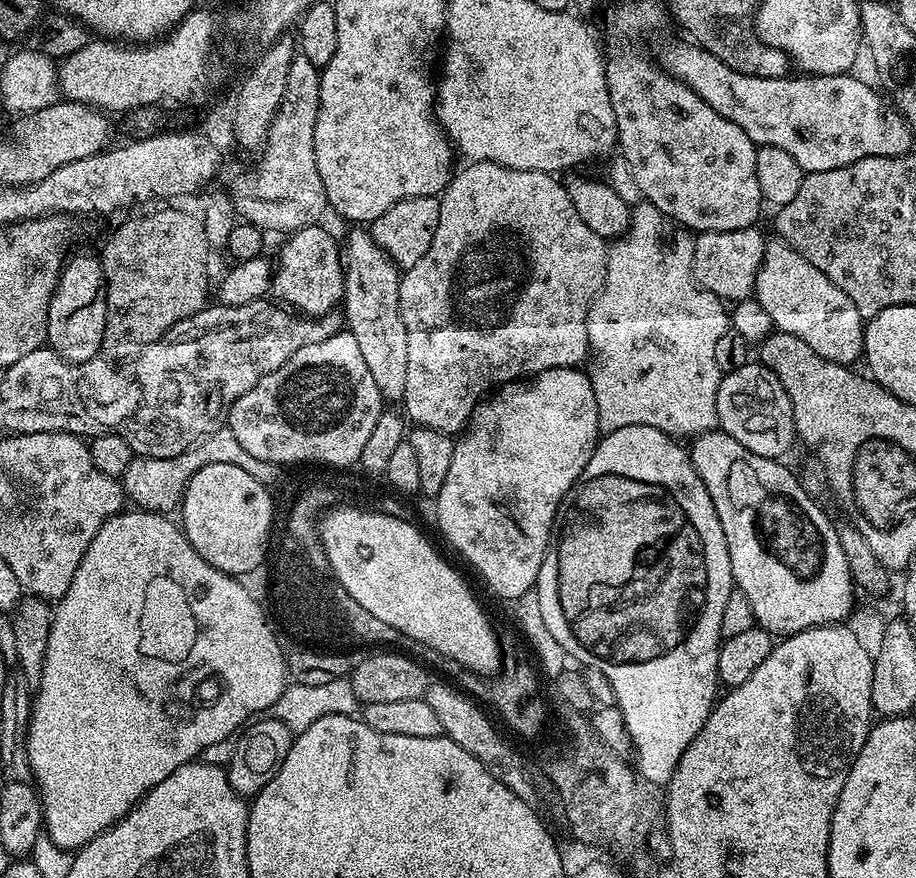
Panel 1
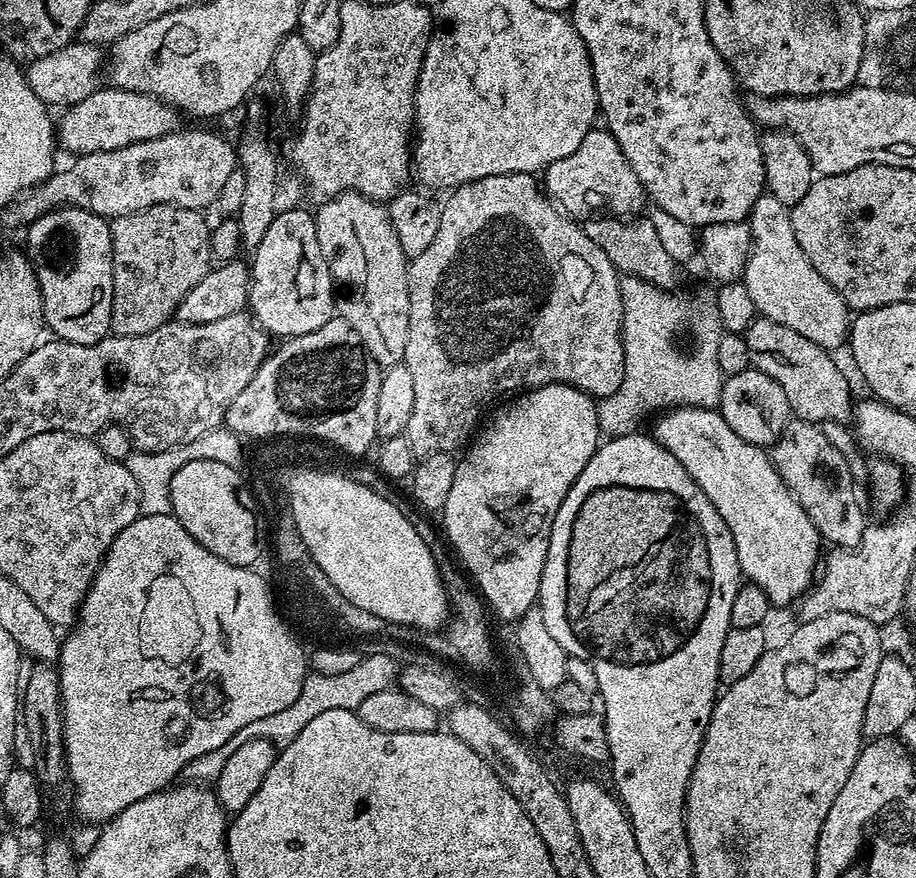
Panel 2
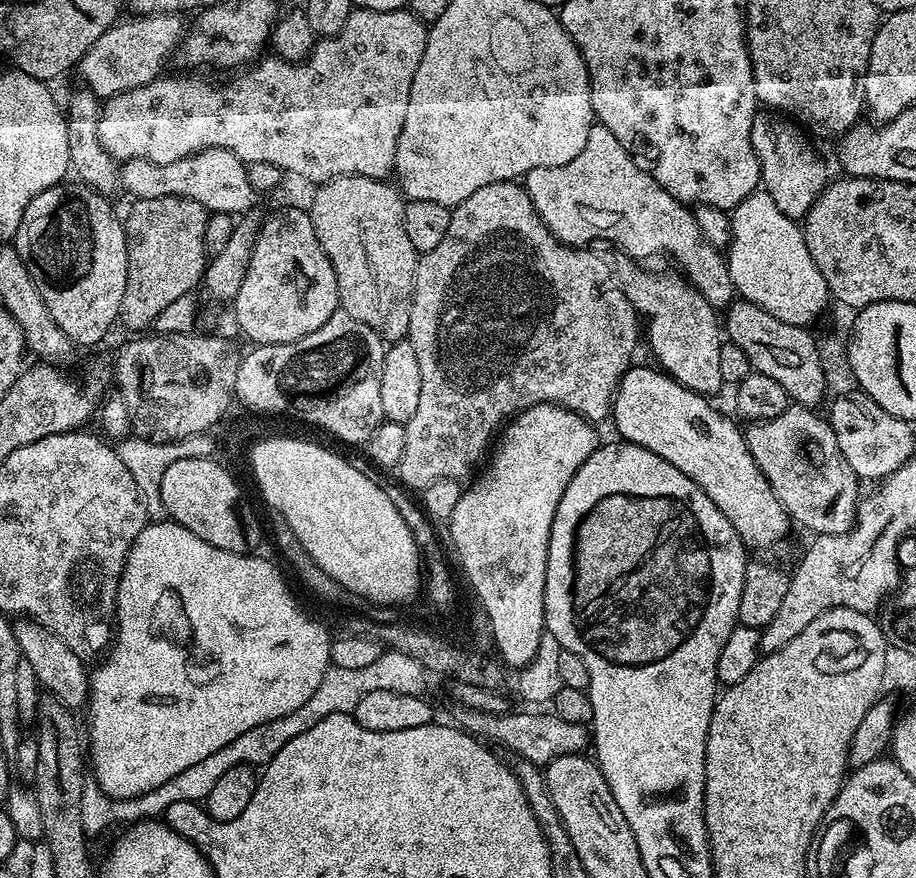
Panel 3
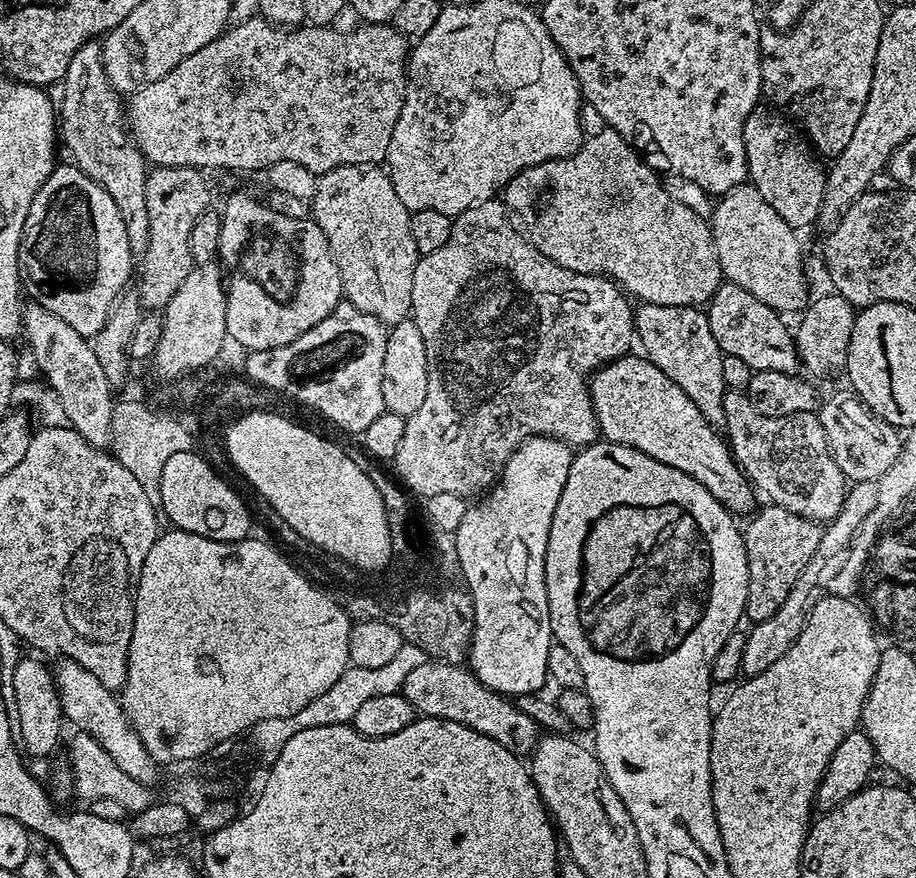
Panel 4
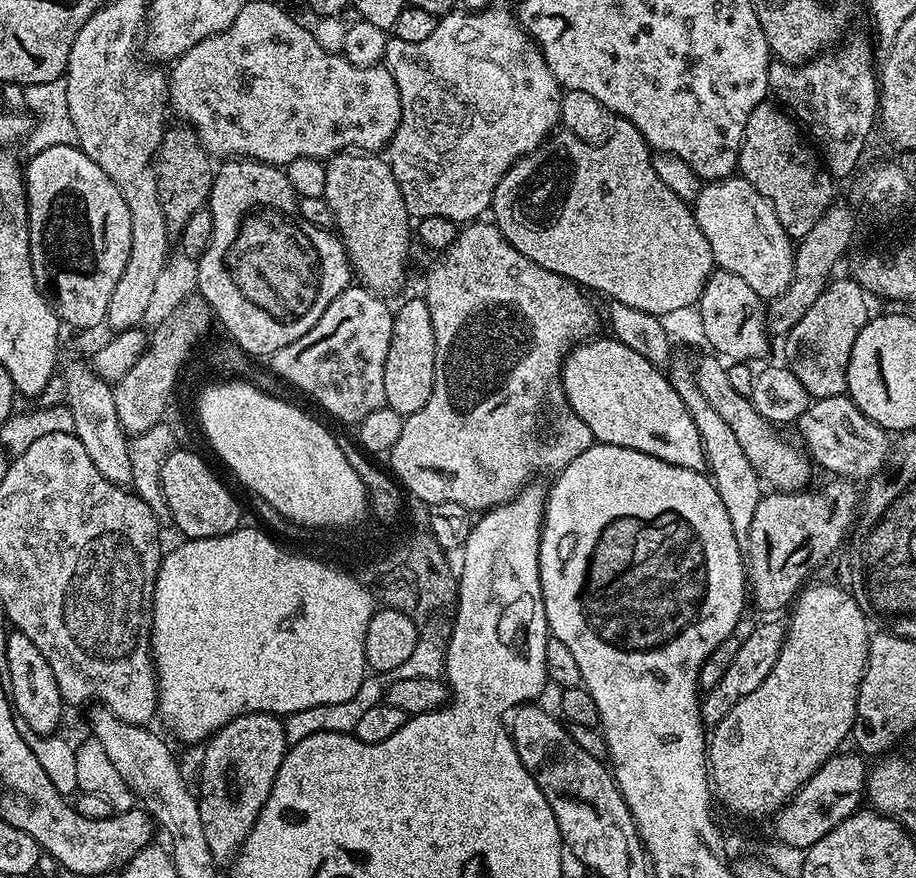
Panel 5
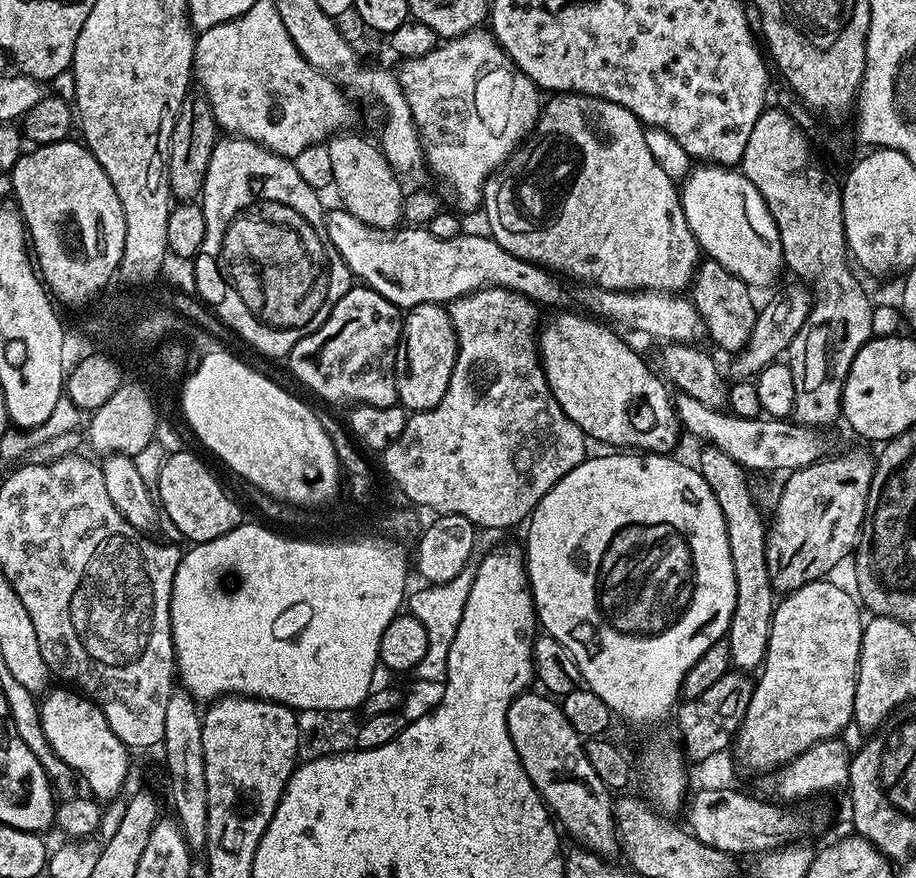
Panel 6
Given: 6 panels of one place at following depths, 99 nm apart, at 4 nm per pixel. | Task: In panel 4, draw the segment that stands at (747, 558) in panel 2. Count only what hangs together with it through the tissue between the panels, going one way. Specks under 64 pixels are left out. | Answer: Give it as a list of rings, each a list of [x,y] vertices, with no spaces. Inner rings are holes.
[[[643,355],[620,356],[597,368],[590,377],[590,391],[596,425],[607,443],[637,448],[658,462],[666,462],[666,466],[674,466],[674,470],[682,470],[682,474],[690,474],[733,514],[751,513],[757,507],[757,493],[732,456],[727,439],[702,418],[698,406],[681,388]]]

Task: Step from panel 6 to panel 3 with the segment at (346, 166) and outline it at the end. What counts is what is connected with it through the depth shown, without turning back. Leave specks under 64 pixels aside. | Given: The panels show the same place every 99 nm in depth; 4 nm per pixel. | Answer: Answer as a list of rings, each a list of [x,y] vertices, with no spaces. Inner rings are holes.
[[[334,176],[313,191],[310,215],[314,234],[334,266],[339,311],[370,326],[381,340],[395,342],[408,334],[418,254],[406,235],[405,197],[389,184],[365,176]]]

